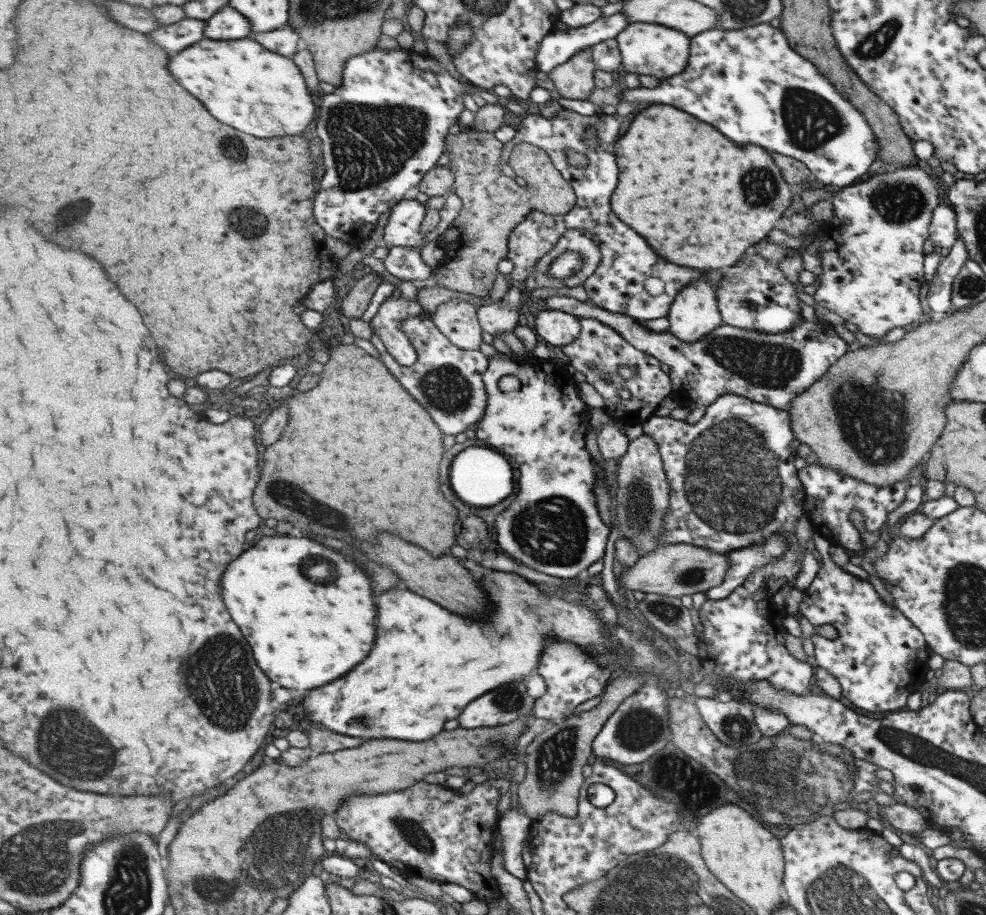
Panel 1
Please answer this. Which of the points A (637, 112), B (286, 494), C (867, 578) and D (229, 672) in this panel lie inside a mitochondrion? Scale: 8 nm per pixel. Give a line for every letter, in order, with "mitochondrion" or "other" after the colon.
A: other
B: mitochondrion
C: other
D: mitochondrion

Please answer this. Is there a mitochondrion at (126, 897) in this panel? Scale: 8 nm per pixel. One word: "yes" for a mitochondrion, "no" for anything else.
yes

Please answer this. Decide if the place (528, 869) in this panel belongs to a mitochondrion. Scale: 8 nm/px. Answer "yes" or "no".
no

